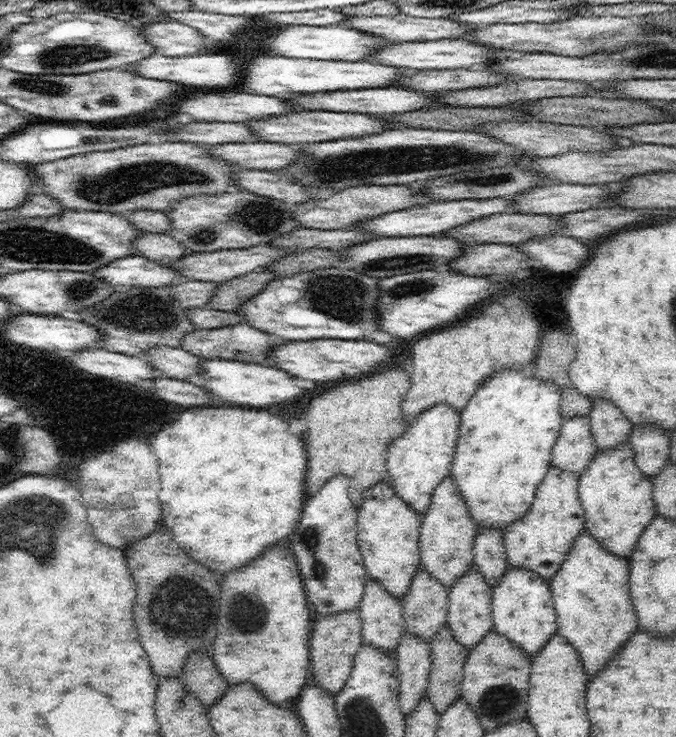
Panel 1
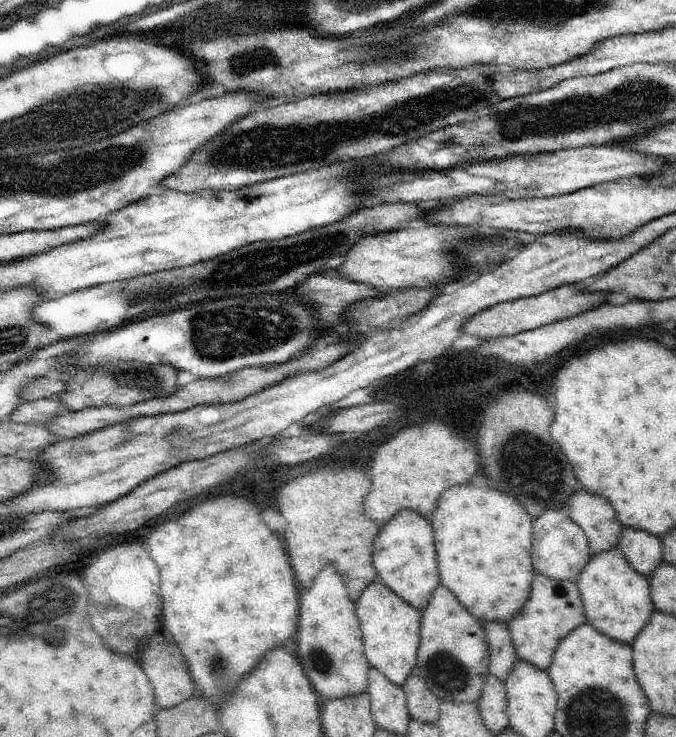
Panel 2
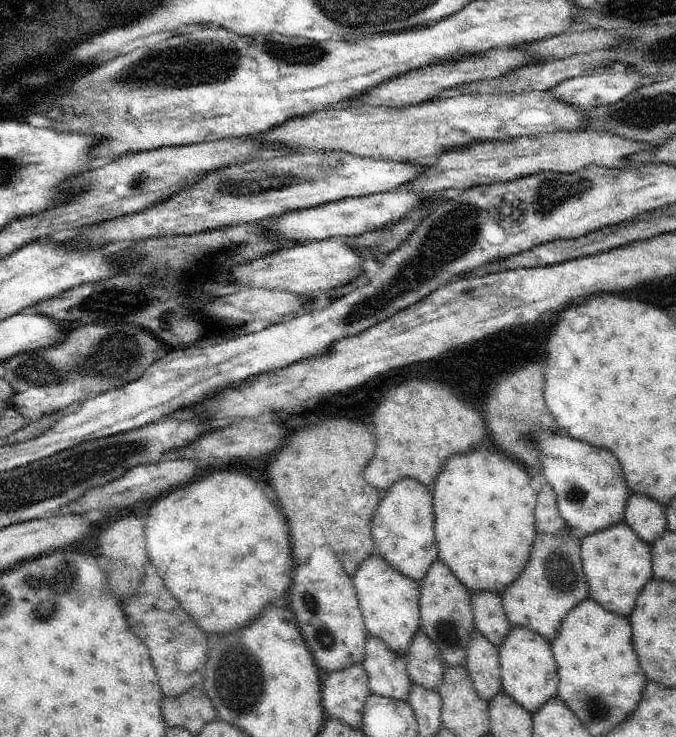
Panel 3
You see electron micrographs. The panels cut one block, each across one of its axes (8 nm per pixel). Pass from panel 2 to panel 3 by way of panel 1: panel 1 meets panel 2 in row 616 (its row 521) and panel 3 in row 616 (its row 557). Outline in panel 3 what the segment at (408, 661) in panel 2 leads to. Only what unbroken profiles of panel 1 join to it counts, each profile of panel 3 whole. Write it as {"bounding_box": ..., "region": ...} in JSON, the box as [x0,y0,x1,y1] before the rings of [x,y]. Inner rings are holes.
{"bounding_box":[352,554,421,657],"region":[[[378,554],[370,555],[370,558],[358,566],[358,572],[352,577],[354,589],[360,602],[360,610],[364,624],[369,634],[382,638],[390,650],[402,657],[408,652],[414,636],[420,626],[420,589],[421,584],[406,574],[400,574],[394,566],[386,562],[386,558]]]}

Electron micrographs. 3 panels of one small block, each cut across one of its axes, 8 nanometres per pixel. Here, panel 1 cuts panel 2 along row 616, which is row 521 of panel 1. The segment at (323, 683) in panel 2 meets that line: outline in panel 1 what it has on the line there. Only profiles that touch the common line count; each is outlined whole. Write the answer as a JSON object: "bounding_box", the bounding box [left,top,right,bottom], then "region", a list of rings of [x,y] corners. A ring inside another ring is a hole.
{"bounding_box":[290,476,370,617],"region":[[[334,476],[332,480],[328,480],[318,494],[314,494],[312,498],[308,498],[304,502],[304,508],[302,508],[304,512],[302,512],[300,524],[290,538],[292,552],[296,554],[298,566],[302,570],[308,601],[314,606],[316,614],[320,614],[321,617],[358,609],[363,598],[366,581],[370,578],[357,543],[358,508],[351,501],[352,491],[353,485],[346,476]]]}

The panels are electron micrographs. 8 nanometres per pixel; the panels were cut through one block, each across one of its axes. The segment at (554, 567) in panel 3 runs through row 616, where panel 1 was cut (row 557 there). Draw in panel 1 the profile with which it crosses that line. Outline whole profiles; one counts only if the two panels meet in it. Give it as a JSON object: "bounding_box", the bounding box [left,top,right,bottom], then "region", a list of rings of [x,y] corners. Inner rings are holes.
{"bounding_box":[503,468,585,584],"region":[[[550,468],[536,490],[535,499],[530,510],[522,519],[512,522],[504,528],[503,545],[506,549],[507,563],[510,567],[528,569],[537,572],[550,584],[556,571],[562,566],[566,555],[580,532],[585,530],[585,510],[578,494],[579,476],[572,472],[560,472],[560,468]]]}

